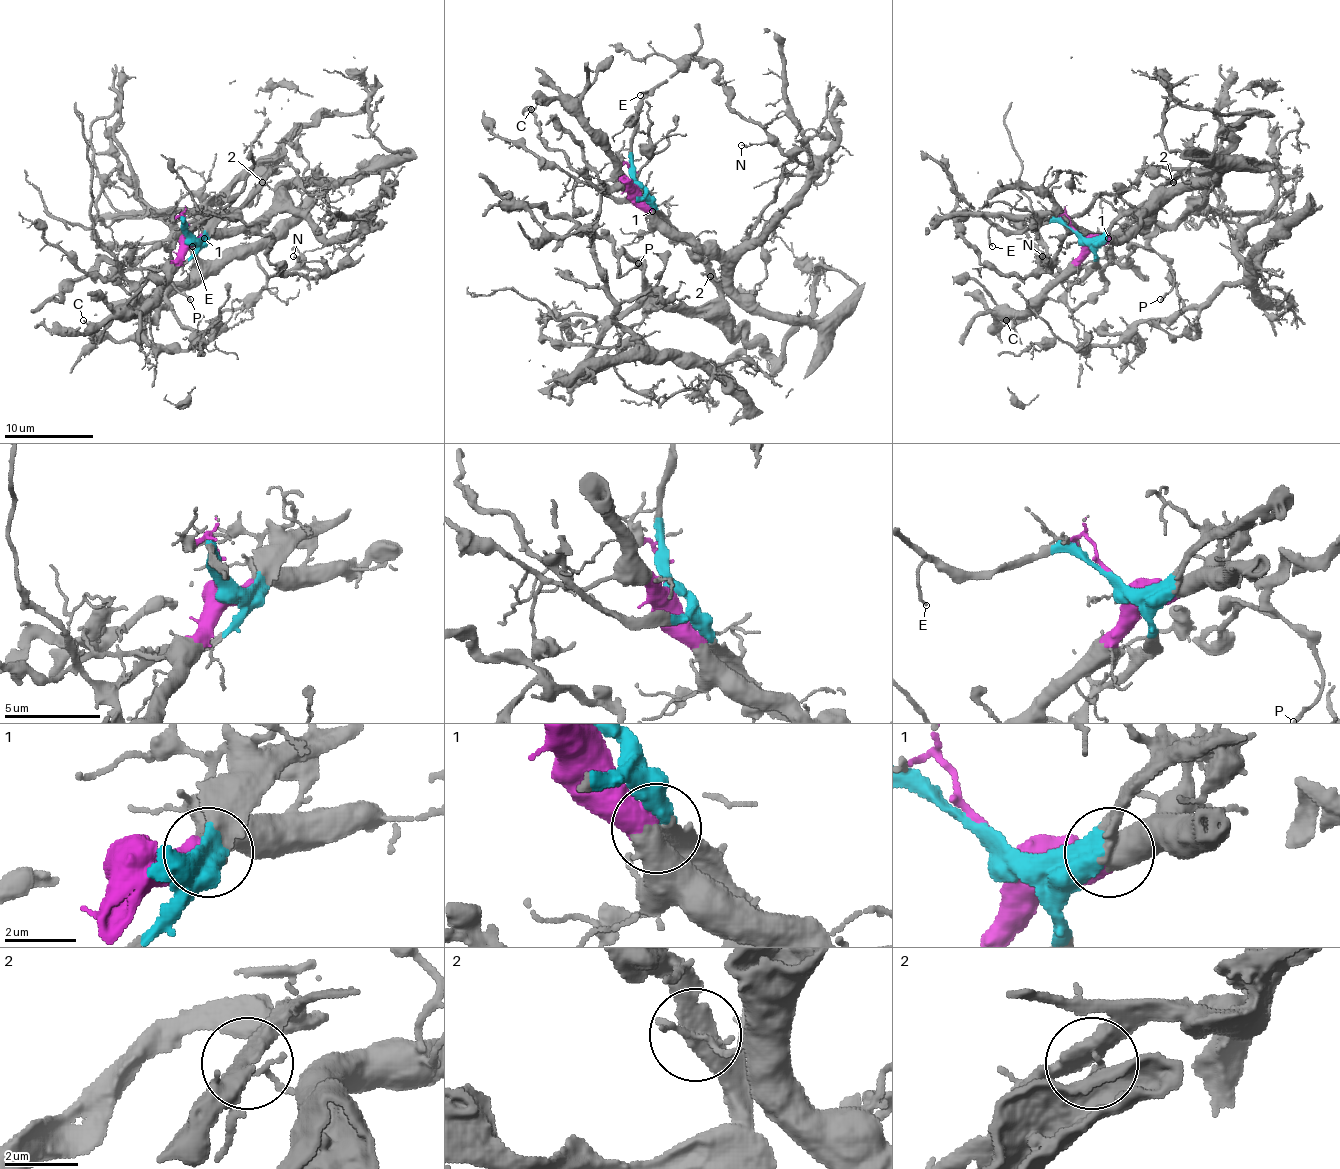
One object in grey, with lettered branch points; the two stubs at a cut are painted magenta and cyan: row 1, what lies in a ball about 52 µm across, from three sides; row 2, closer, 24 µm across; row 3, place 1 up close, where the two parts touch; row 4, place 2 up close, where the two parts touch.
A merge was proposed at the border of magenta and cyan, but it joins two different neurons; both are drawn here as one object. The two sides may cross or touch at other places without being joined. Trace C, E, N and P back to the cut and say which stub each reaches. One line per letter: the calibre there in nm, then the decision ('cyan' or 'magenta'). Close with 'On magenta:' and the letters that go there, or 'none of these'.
C: calibre 90 nm; magenta
E: calibre 90 nm; cyan
N: calibre 100 nm; magenta
P: calibre 170 nm; cyan
On magenta: C, N

